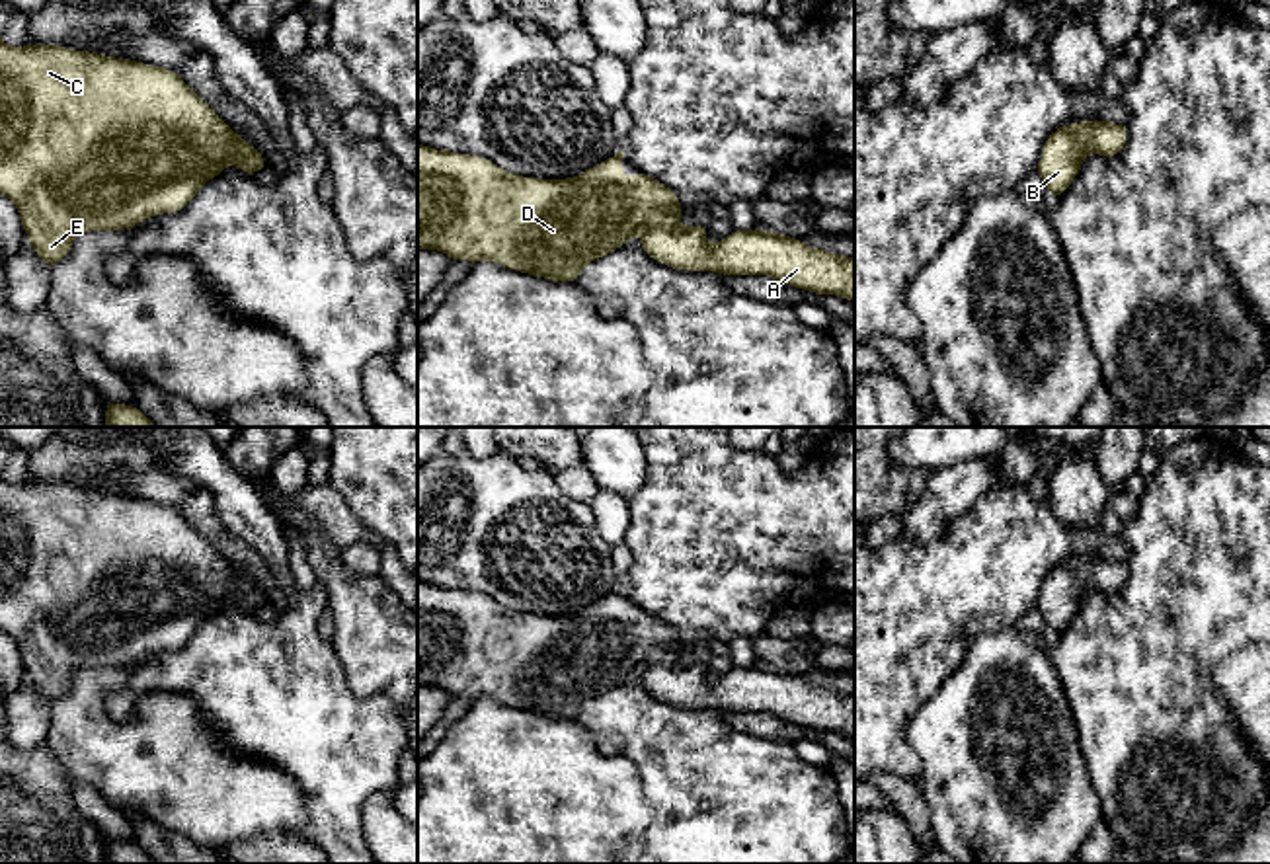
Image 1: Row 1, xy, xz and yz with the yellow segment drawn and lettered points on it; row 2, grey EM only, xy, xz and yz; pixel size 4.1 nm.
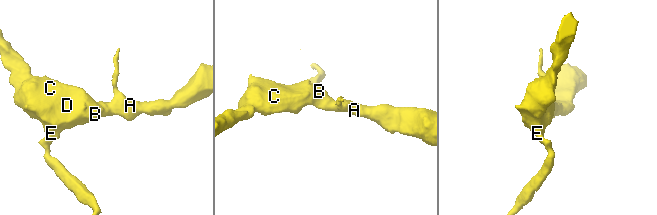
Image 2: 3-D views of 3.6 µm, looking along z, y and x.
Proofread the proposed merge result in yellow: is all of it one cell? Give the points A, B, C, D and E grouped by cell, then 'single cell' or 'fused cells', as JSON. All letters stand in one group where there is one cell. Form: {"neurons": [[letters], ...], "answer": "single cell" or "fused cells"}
{"neurons": [["A", "B", "C", "D", "E"]], "answer": "single cell"}

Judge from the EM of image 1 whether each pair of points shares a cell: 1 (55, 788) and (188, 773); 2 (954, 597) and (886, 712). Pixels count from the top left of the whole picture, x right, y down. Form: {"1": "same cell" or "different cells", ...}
{"1": "different cells", "2": "same cell"}

